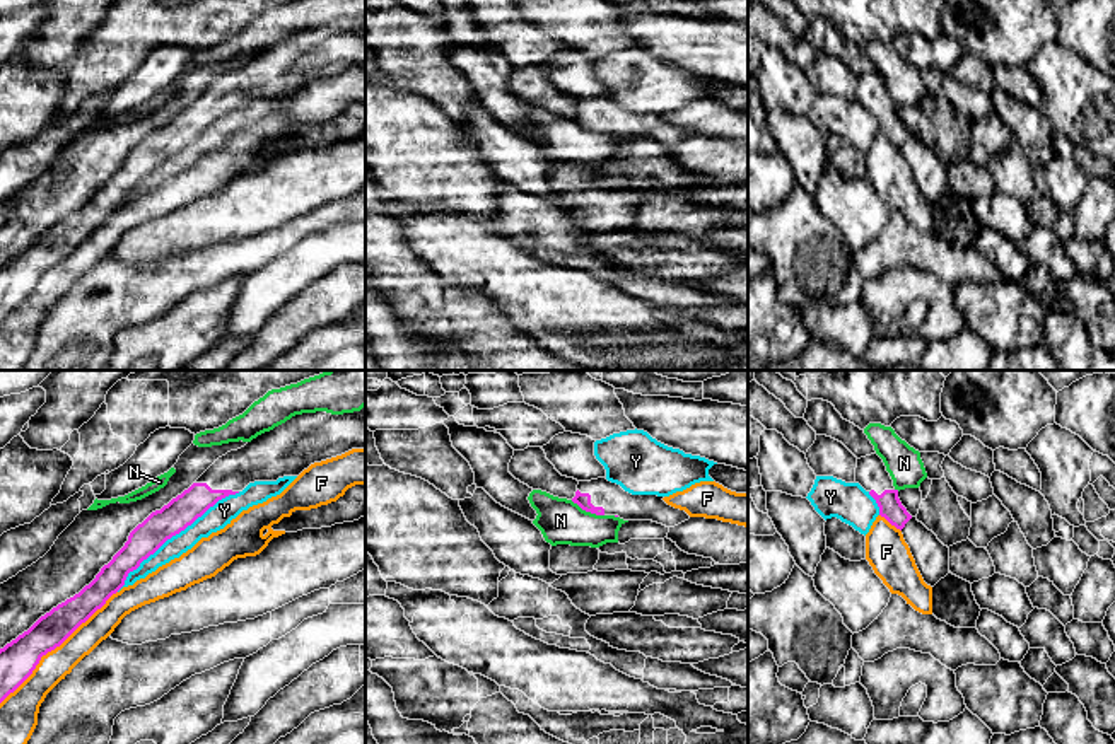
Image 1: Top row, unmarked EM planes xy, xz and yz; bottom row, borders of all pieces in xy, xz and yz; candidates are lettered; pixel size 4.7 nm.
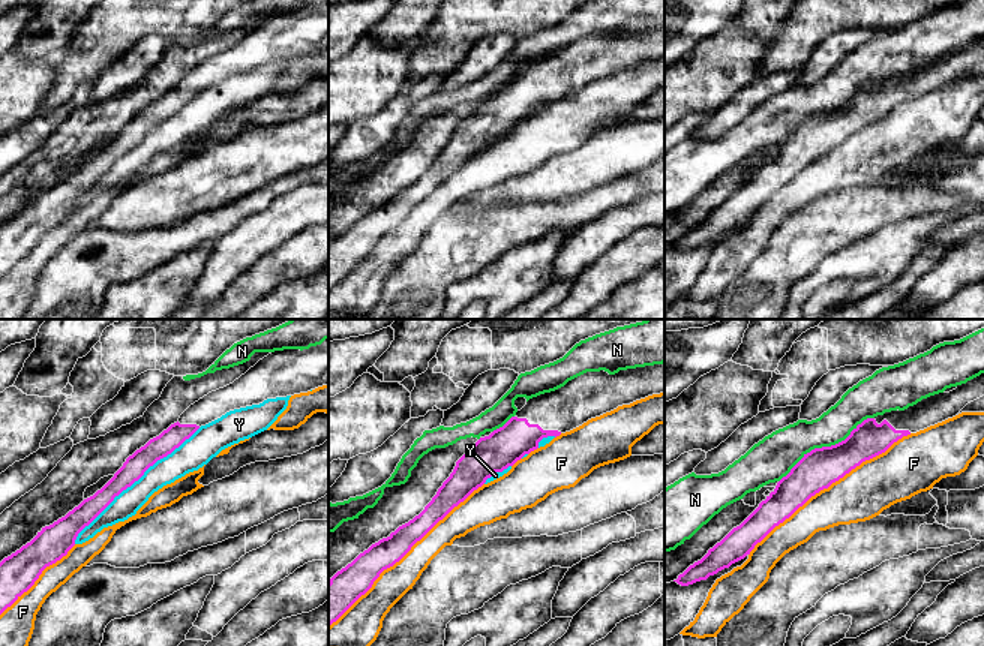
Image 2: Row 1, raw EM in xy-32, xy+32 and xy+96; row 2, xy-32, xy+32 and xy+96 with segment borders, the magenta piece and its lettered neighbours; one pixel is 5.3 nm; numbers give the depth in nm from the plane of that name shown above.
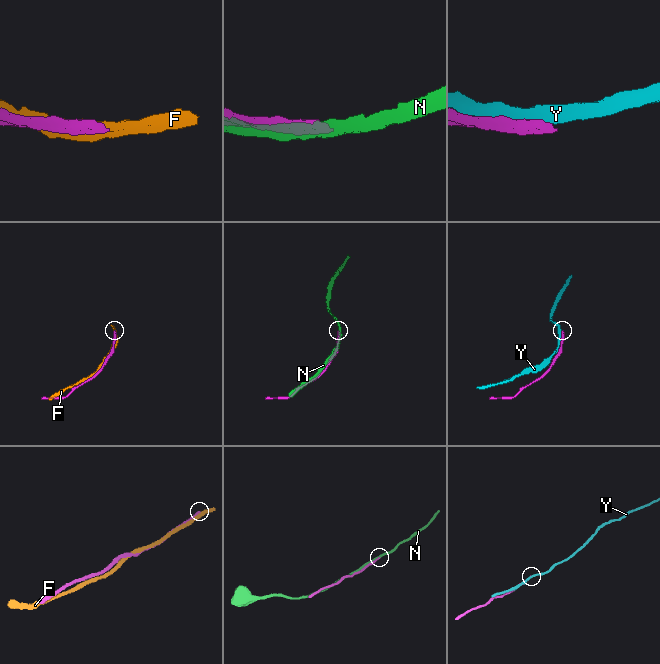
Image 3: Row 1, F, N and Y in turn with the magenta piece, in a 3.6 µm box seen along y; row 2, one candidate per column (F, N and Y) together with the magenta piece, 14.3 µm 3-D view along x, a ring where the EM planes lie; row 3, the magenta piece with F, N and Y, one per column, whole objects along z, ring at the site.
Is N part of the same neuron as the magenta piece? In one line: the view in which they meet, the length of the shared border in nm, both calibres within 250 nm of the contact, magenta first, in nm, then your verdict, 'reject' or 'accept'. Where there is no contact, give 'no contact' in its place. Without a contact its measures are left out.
xz | 180 nm | 70/220 nm | reject

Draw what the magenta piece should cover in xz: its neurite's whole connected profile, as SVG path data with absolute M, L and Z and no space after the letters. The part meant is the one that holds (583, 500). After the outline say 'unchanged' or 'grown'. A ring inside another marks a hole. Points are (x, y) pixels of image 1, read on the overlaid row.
M598 478L579 481L572 502L596 515L618 515L623 520L652 520L666 527L674 527L690 519L685 510L668 505L663 498L657 495L632 495L620 485Z; grown

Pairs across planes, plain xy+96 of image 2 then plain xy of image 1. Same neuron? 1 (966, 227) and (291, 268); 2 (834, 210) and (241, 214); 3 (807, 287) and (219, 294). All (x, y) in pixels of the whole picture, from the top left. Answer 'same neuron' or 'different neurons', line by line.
1: same neuron
2: different neurons
3: same neuron

